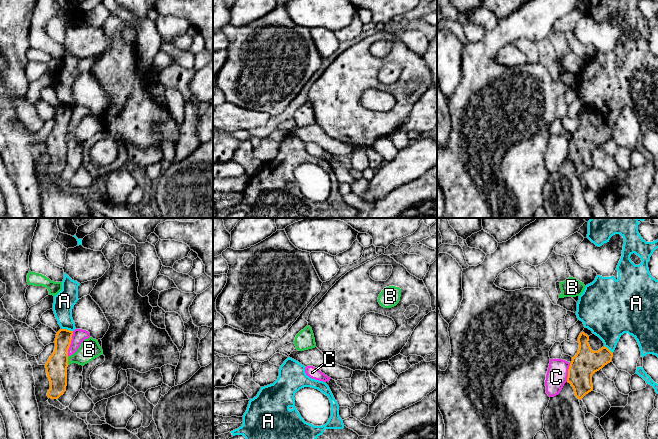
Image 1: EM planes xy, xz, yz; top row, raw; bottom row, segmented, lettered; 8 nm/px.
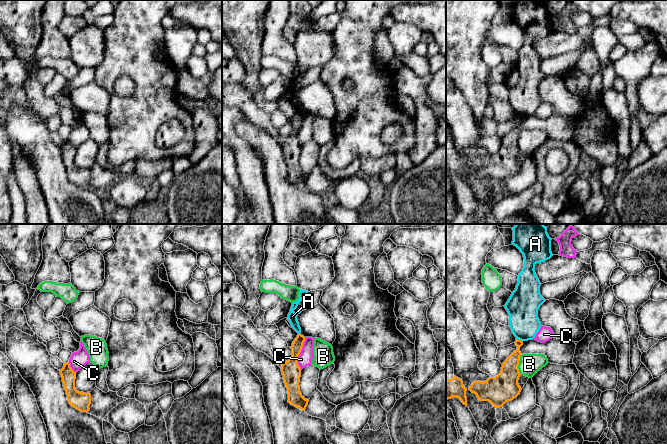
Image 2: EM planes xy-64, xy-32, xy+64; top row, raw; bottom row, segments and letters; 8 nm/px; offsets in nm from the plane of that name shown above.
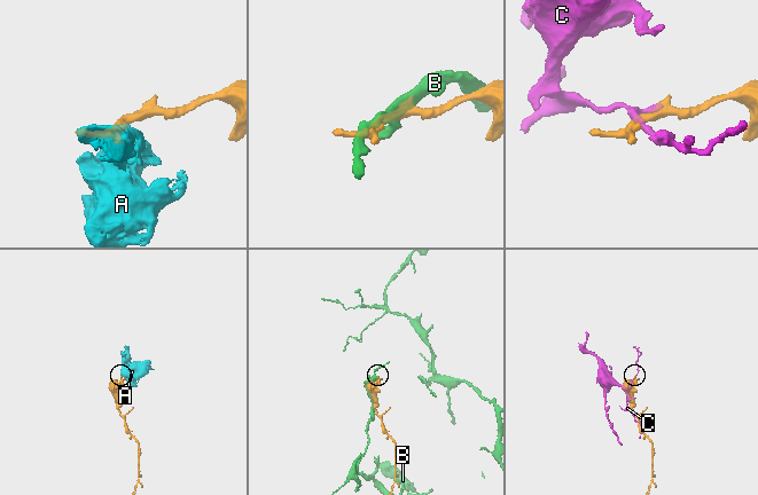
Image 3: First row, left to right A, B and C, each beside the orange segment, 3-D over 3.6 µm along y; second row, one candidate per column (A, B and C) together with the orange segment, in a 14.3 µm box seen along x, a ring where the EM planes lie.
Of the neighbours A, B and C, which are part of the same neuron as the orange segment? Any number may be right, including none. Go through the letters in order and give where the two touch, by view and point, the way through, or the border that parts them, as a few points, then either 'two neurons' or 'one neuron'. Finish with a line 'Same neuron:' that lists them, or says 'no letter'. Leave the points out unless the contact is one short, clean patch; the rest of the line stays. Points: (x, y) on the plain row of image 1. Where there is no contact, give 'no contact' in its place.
A: meets orange in xy at (66, 105); border along xy (62, 104), (72, 107); two neurons
B: meets orange in xy at (67, 136); two neurons
C: meets orange in xy at (70, 119); two neurons
Same neuron: no letter

